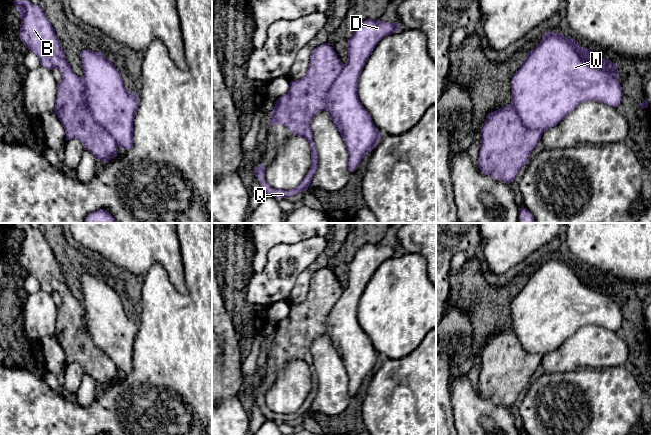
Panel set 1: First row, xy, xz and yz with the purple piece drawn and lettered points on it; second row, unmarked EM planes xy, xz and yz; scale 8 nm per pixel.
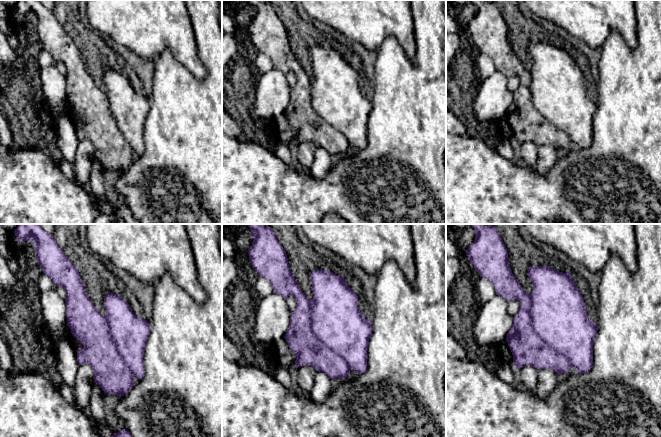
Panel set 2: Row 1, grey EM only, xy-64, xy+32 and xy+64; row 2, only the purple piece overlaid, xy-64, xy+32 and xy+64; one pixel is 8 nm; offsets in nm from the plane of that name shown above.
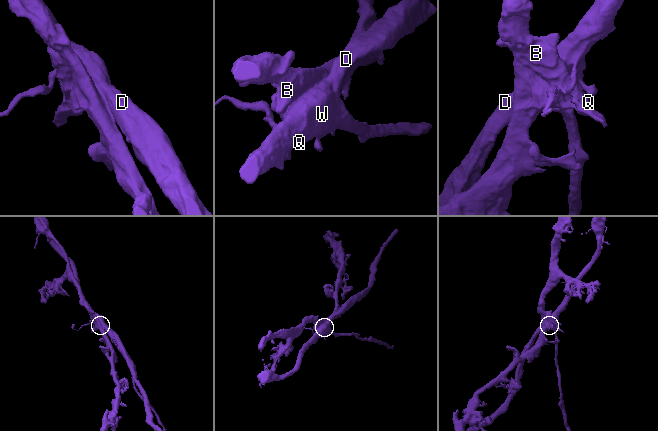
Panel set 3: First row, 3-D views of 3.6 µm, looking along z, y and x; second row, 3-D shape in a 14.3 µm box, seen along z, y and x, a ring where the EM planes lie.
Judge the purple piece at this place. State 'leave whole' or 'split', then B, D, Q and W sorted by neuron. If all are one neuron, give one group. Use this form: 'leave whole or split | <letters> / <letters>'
split | B Q / D W

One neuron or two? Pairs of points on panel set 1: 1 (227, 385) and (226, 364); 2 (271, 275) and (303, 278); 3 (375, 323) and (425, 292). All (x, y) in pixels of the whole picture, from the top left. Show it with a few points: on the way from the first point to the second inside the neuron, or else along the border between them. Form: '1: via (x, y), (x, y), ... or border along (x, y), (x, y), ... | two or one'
1: via (227, 380), (227, 369) | one
2: border along (314, 261), (297, 277), (288, 299) | two
3: via (387, 312), (394, 311), (400, 305), (413, 304) | one

